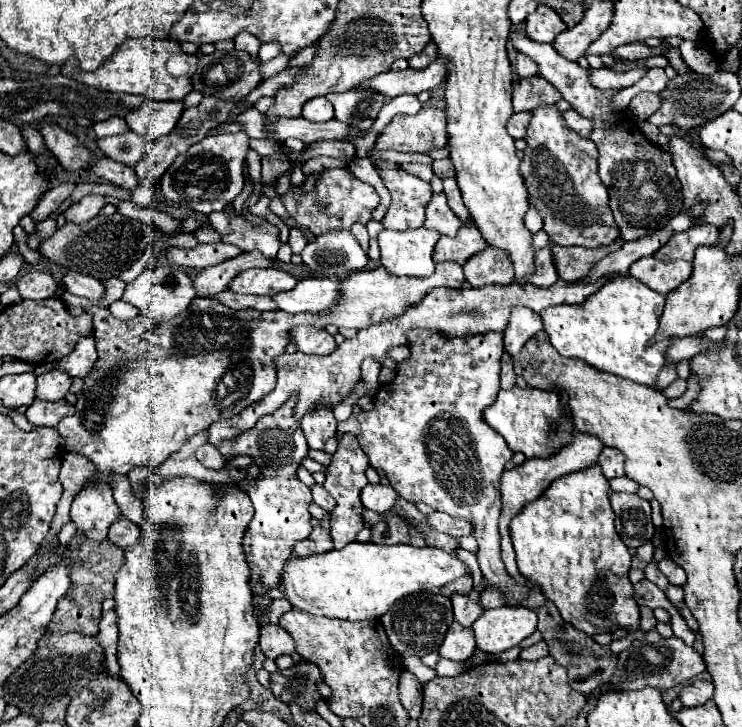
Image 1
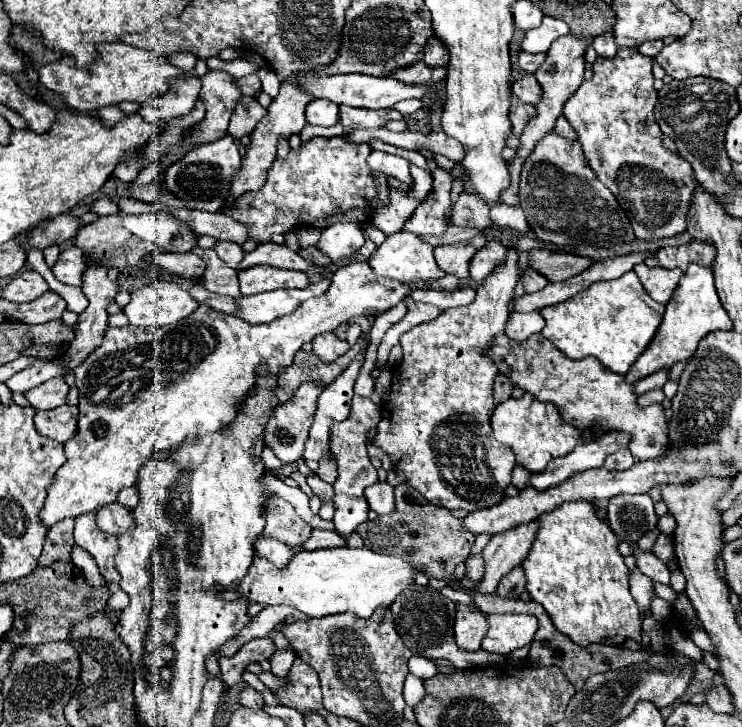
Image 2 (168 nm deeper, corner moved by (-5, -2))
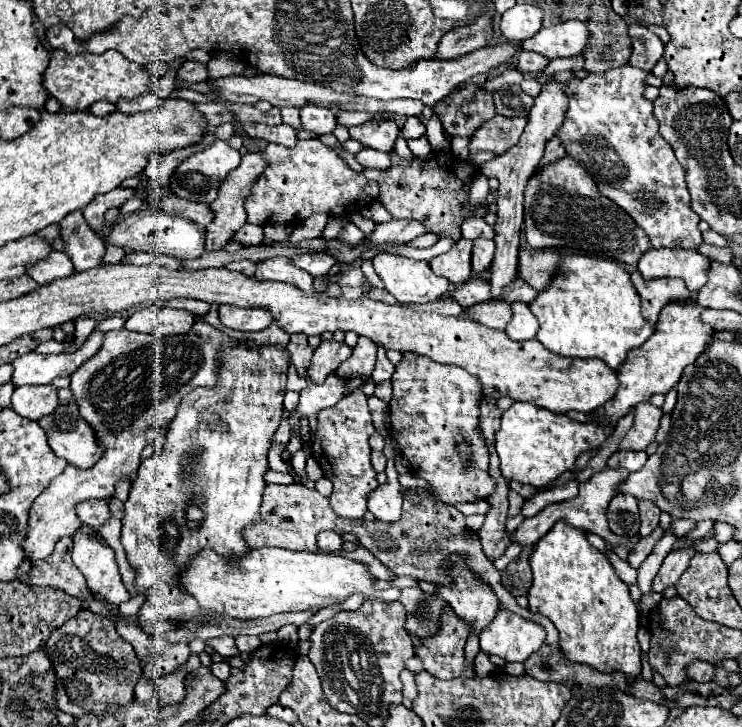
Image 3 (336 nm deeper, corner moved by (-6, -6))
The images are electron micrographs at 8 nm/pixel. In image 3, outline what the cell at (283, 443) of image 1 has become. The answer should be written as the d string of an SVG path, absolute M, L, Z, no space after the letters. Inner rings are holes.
M332 372L322 384L310 384L300 392L300 404L294 412L290 412L288 422L290 422L290 434L300 438L300 422L302 418L316 416L320 410L336 406L338 400L360 386L362 380L350 380L350 382L340 382L338 376Z

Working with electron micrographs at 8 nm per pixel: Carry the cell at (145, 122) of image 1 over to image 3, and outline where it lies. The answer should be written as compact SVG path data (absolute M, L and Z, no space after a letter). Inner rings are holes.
M184 62L180 68L178 68L178 74L176 74L176 90L182 90L184 84L194 84L194 82L204 82L208 78L206 74L206 66L202 66L200 62Z

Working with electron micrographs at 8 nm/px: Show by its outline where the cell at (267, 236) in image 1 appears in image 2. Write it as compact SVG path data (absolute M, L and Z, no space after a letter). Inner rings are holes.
M347 134L341 138L311 138L299 150L277 158L269 168L265 186L241 196L237 206L225 210L225 214L233 214L235 220L247 224L251 238L269 242L273 234L299 228L301 222L321 228L331 214L347 212L353 206L375 206L377 190L367 166L369 152L369 144L353 144Z

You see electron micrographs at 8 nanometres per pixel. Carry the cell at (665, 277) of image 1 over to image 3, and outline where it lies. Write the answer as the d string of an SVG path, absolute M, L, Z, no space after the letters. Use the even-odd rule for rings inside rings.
M636 270L632 272L632 284L638 290L642 298L642 314L646 316L648 322L656 322L658 314L664 304L672 300L686 300L692 296L678 278L654 278L654 280L644 280L642 274Z

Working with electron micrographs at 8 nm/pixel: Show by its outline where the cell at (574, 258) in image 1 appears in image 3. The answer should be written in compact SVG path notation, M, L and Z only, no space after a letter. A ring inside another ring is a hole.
M520 250L518 278L544 292L560 268L560 254L552 250Z

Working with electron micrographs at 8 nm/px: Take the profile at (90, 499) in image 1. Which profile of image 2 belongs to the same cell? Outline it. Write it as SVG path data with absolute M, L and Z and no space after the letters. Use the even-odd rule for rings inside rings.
M95 512L79 516L75 520L75 544L93 556L101 576L109 586L119 584L119 574L115 572L113 564L113 558L117 554L117 538L97 528Z

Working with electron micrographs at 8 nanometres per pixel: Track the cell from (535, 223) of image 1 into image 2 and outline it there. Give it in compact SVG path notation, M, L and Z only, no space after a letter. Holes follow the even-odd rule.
M491 204L491 220L495 226L503 226L503 228L511 228L515 232L529 232L529 224L525 220L525 214L521 212L521 208L509 208L505 204Z

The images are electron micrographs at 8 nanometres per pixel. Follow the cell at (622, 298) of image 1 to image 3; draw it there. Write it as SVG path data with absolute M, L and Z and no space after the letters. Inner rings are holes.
M582 254L562 256L560 272L548 290L530 302L530 310L540 322L536 338L548 350L566 358L600 358L612 370L618 370L628 352L654 334L654 324L642 316L630 274L616 262Z

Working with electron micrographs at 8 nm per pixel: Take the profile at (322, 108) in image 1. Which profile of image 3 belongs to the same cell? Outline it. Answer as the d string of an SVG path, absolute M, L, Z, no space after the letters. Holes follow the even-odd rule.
M308 104L306 108L300 108L300 118L304 130L310 130L314 134L330 134L336 128L334 112L316 104Z

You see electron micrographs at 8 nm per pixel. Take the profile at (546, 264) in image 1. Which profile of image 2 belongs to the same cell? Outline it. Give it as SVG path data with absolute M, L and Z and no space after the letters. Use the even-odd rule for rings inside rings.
M527 268L527 270L523 272L521 280L523 280L525 292L537 292L537 290L545 288L545 284L547 284L547 280L545 280L539 272L533 272L533 268Z

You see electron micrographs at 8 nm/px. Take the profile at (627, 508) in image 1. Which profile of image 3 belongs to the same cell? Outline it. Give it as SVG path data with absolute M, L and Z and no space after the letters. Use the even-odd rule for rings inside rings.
M616 494L608 506L610 530L618 536L634 536L640 530L638 500L634 496Z

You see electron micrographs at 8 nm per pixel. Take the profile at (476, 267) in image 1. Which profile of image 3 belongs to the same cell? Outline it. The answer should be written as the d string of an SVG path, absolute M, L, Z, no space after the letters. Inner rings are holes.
M486 238L474 240L474 248L472 248L472 274L474 276L486 274L486 270L492 264L494 250L496 250L494 240L486 240Z

